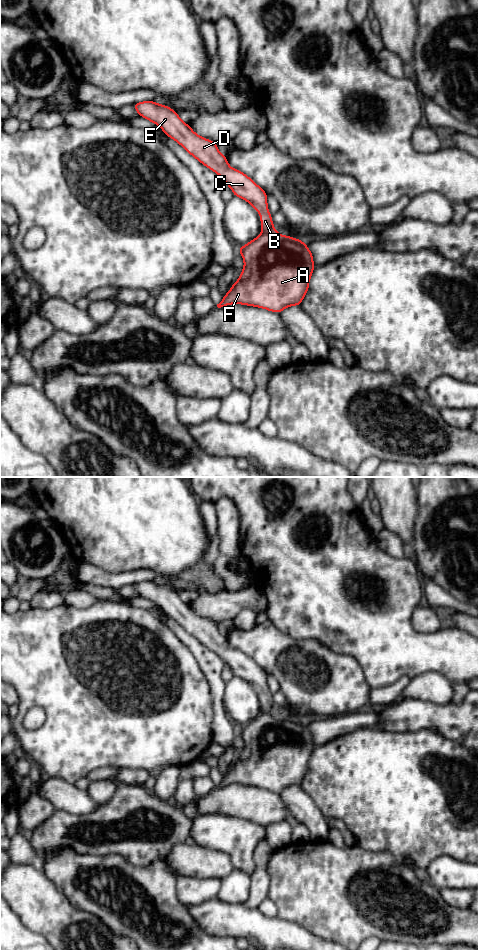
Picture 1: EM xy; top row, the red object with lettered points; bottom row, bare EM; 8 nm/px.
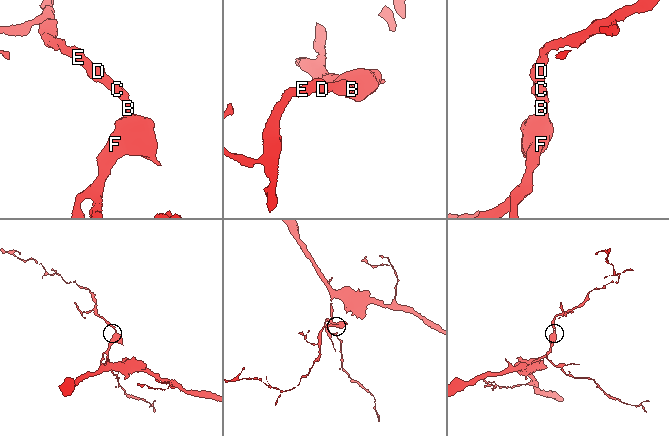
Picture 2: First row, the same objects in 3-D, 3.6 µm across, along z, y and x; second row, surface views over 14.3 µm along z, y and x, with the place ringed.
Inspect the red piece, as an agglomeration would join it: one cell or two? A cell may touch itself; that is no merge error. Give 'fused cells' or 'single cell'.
single cell

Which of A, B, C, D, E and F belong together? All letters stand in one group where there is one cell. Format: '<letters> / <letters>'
A B C D E F

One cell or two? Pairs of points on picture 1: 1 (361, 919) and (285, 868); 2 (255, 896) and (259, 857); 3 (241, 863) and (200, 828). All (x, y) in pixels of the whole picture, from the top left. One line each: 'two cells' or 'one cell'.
1: one cell
2: one cell
3: one cell

